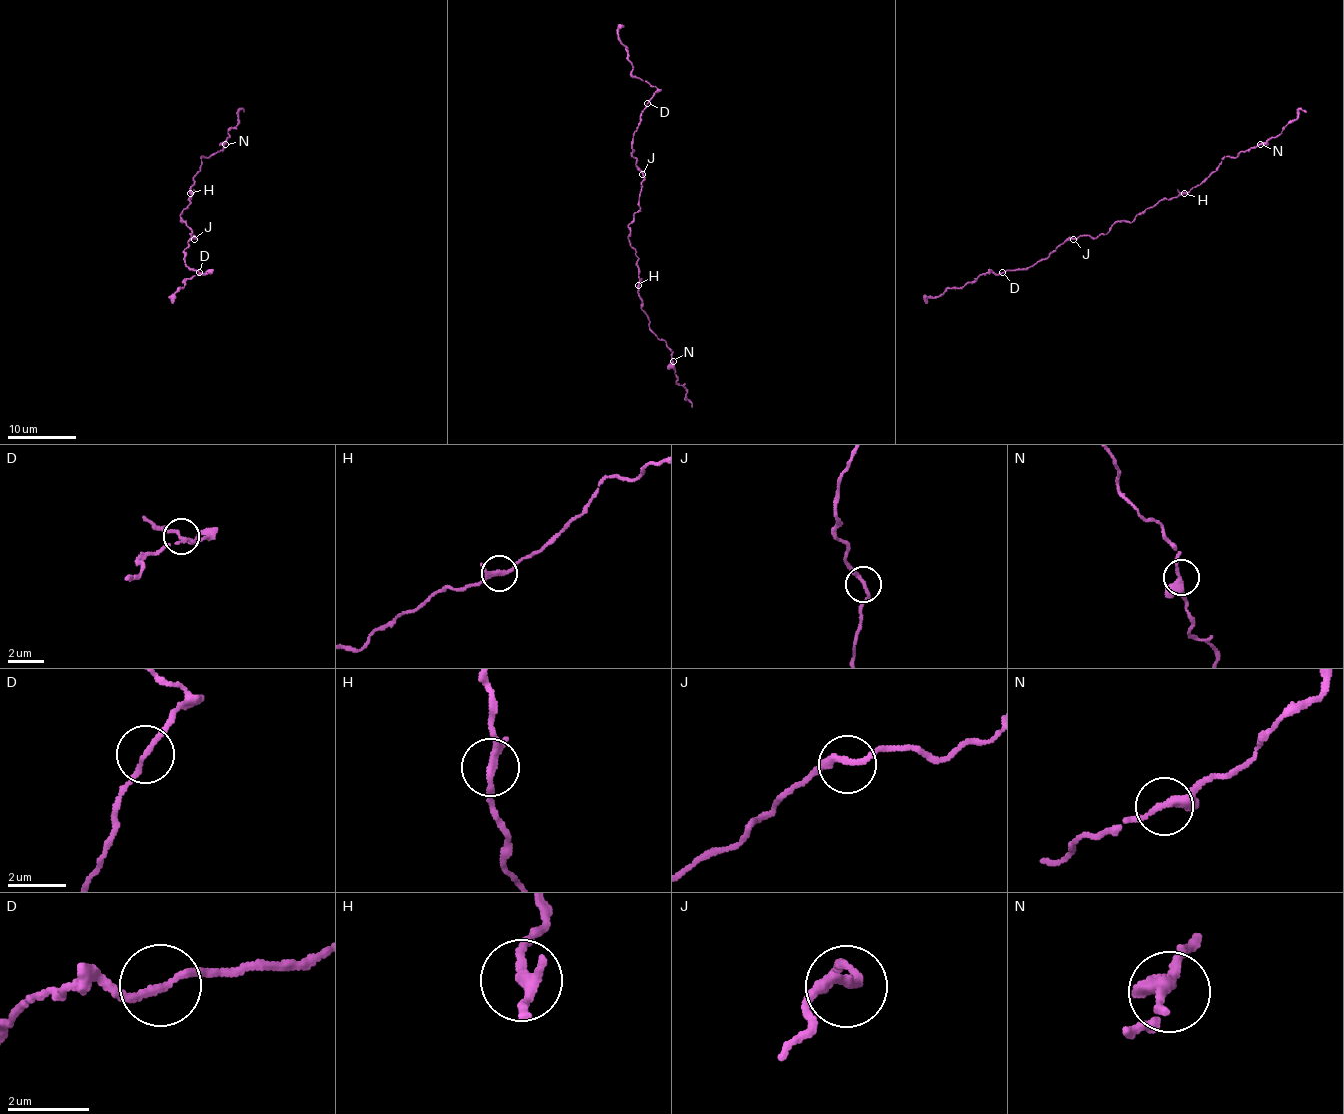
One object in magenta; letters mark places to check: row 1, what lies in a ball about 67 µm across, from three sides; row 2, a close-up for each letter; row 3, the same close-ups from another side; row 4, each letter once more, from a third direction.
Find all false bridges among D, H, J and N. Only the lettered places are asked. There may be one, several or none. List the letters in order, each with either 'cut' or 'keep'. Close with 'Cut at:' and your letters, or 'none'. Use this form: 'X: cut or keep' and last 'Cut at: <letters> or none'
D: keep
H: keep
J: keep
N: keep
Cut at: none

